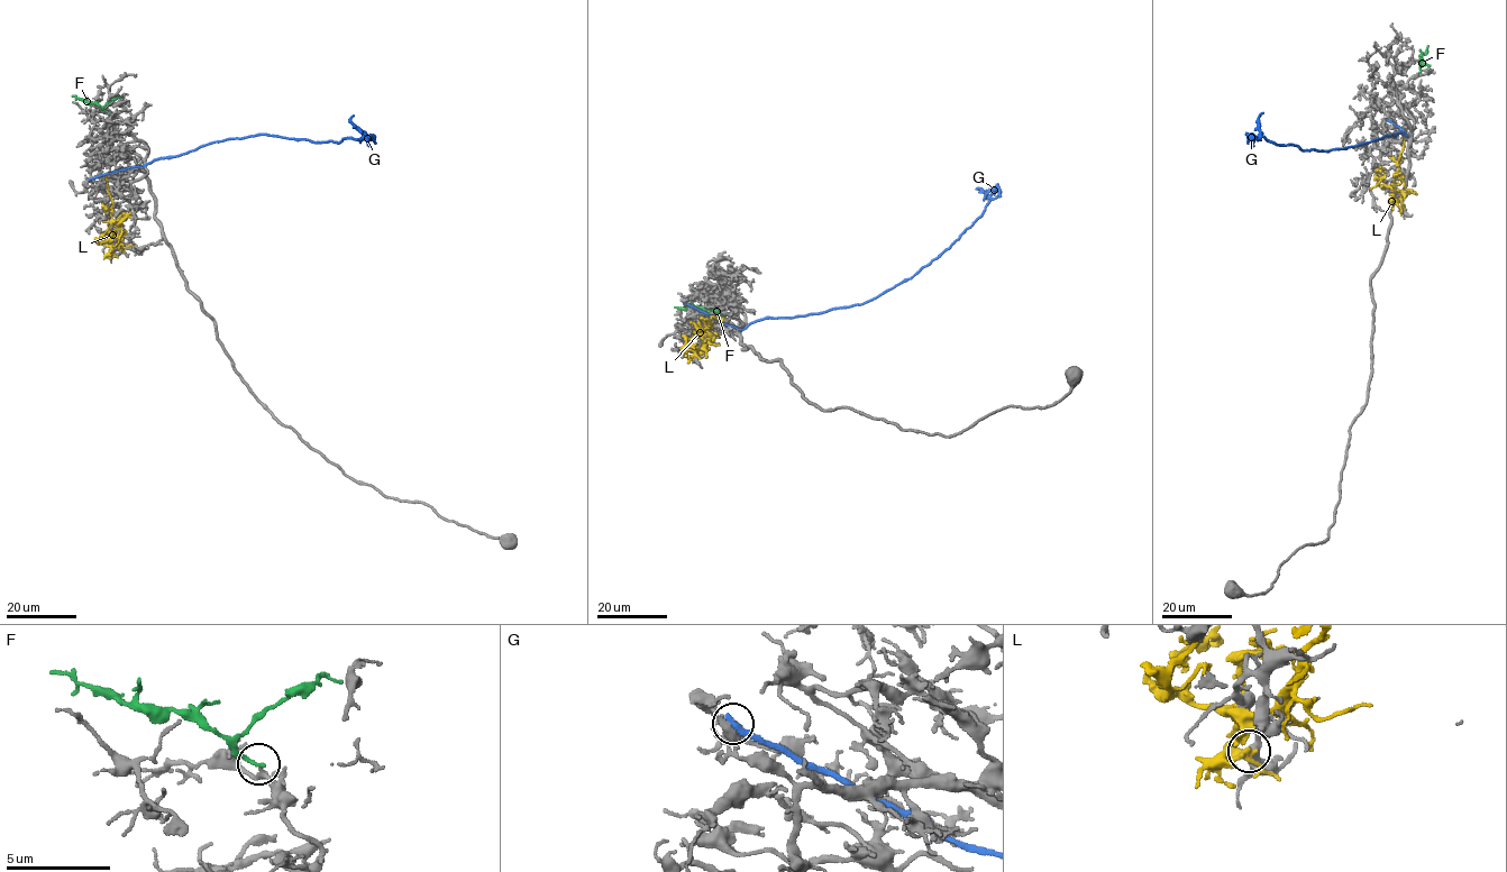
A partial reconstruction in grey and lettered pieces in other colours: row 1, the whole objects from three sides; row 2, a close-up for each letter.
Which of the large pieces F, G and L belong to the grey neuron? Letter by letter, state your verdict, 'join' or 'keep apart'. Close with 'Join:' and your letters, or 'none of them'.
F: join
G: keep apart
L: keep apart
Join: F

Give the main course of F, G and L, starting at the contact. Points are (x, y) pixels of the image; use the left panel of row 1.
F: (107, 111), (72, 95)
G: (90, 179), (186, 154), (216, 141), (265, 134), (317, 143), (374, 136), (359, 141)
L: (112, 253), (110, 247), (99, 242), (111, 221), (112, 202), (106, 175)

